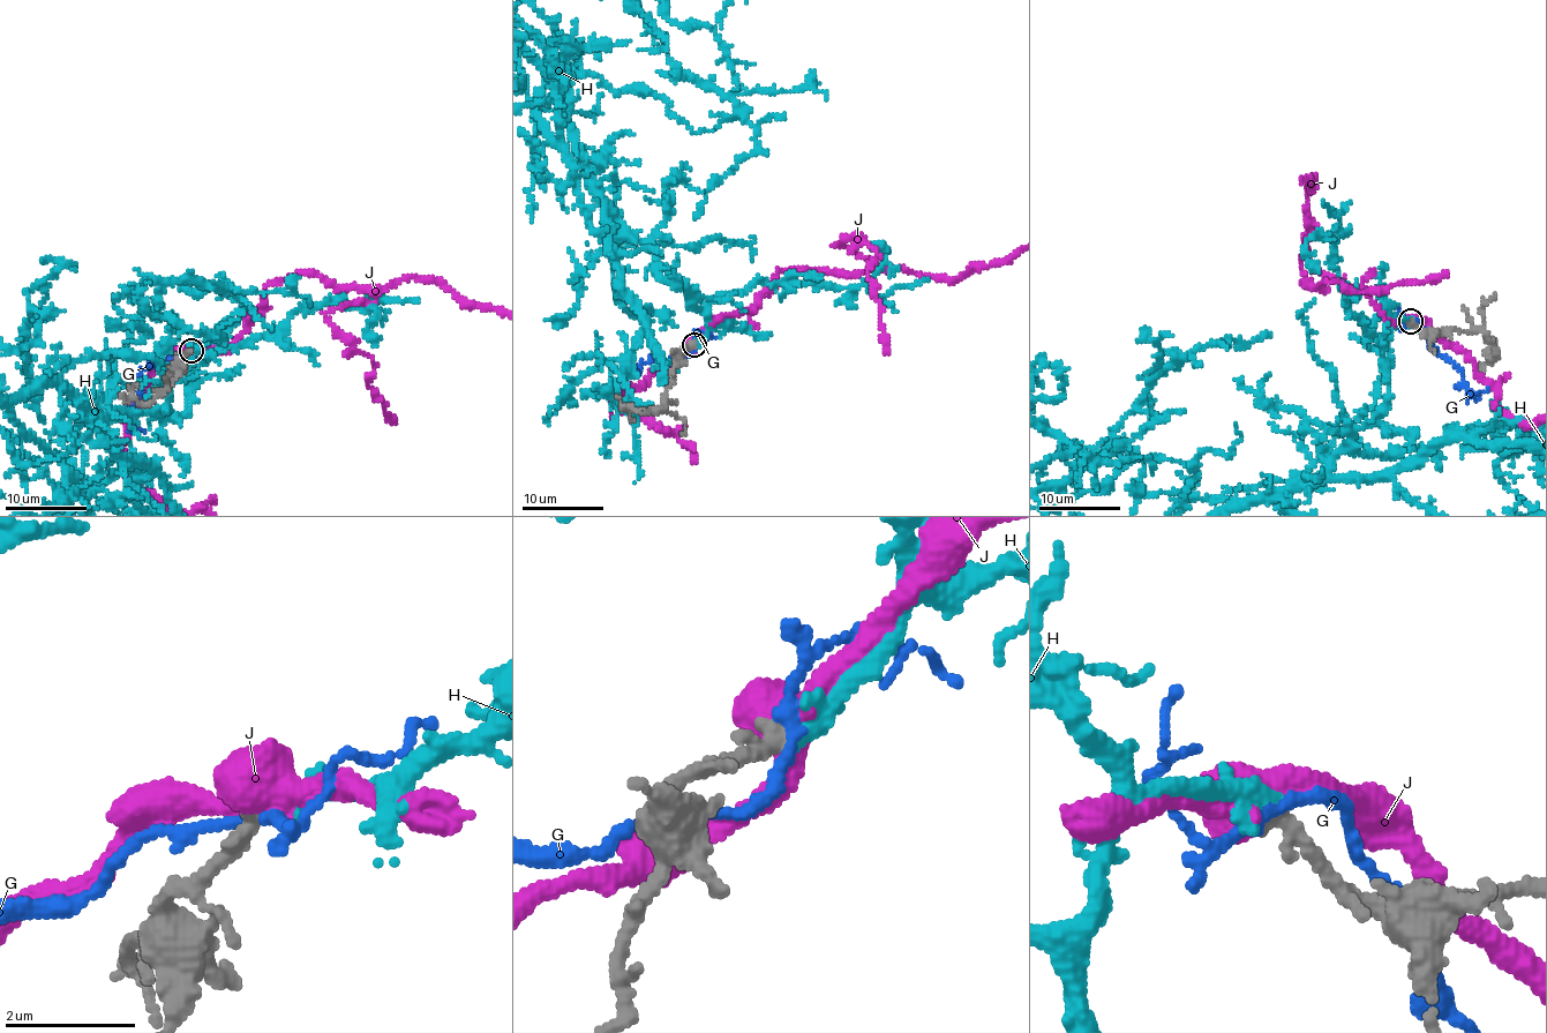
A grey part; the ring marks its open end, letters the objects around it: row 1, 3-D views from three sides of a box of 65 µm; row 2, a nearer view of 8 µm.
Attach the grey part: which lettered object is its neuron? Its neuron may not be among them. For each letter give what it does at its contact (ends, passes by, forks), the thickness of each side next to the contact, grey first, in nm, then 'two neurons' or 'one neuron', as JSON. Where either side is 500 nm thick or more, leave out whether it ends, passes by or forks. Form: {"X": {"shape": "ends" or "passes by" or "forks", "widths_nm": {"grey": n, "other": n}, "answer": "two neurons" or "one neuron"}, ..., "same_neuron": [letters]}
{"G": {"shape": "passes by", "widths_nm": {"grey": 280, "other": 180}, "answer": "two neurons"}, "H": {"shape": "ends", "widths_nm": {"grey": 280, "other": 280}, "answer": "one neuron"}, "J": {"shape": "forks", "widths_nm": {"grey": 280, "other": 440}, "answer": "two neurons"}, "same_neuron": ["H"]}

